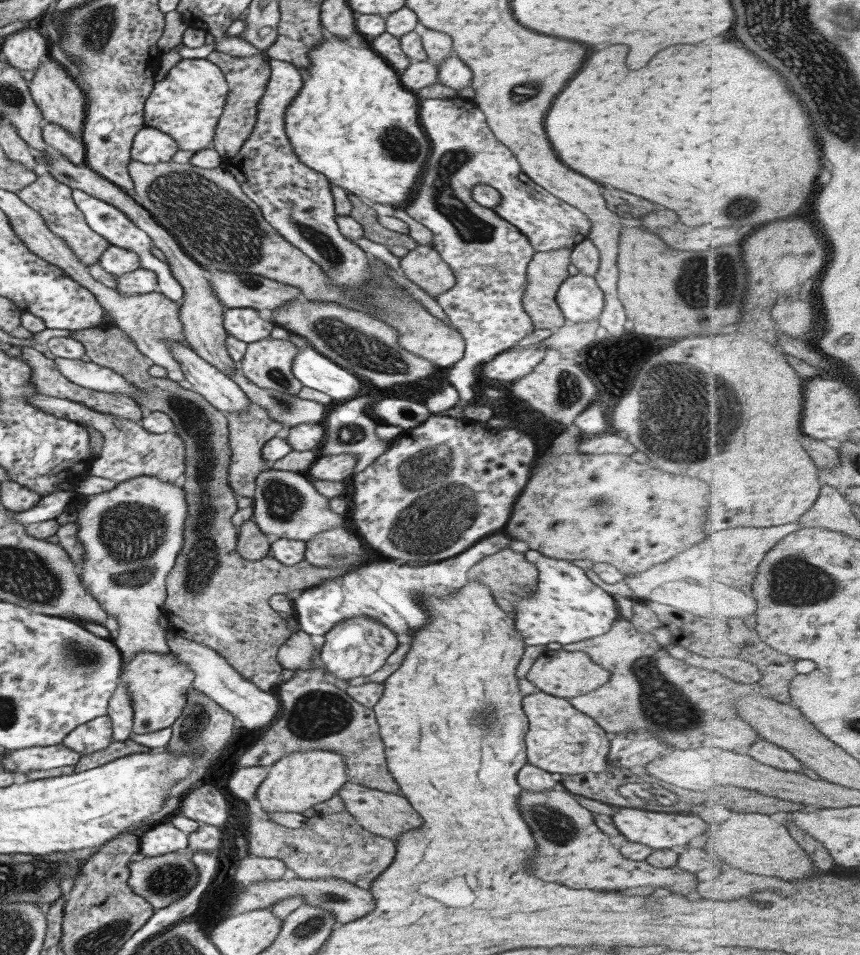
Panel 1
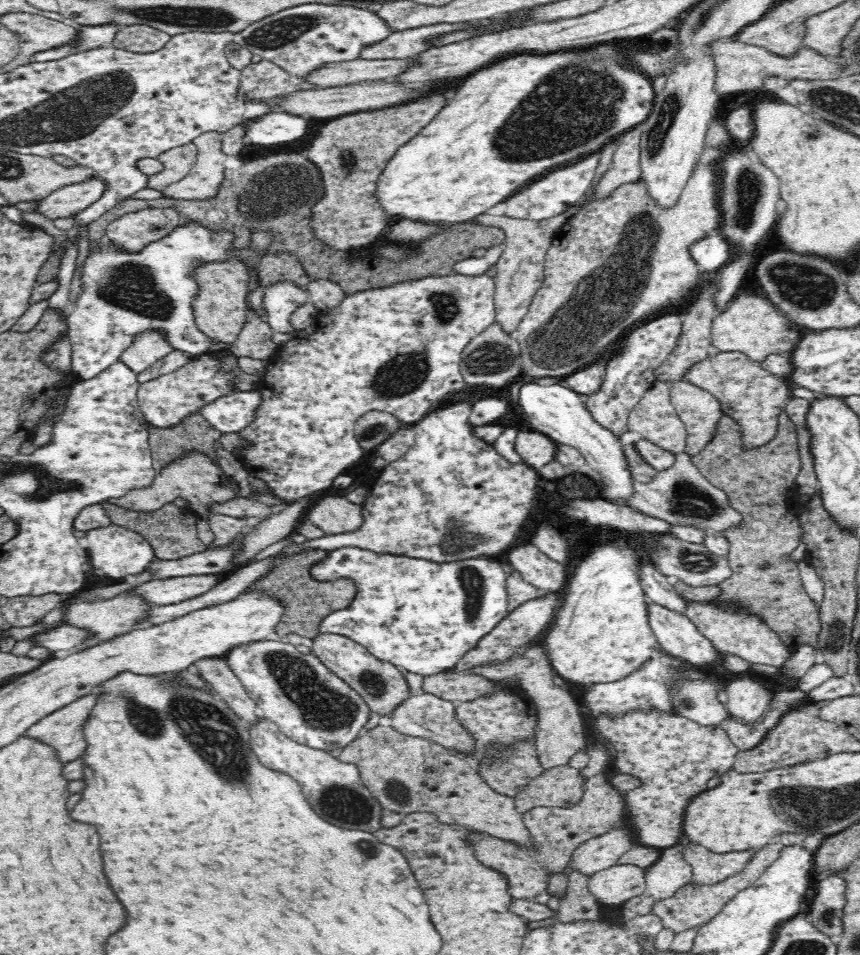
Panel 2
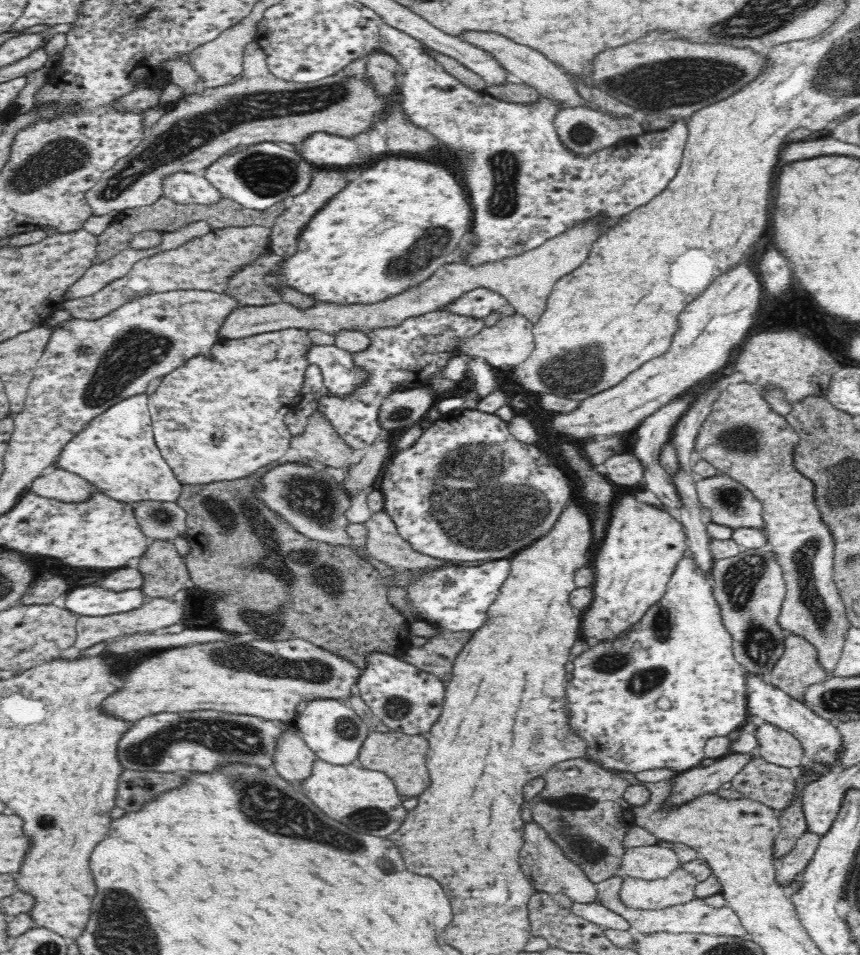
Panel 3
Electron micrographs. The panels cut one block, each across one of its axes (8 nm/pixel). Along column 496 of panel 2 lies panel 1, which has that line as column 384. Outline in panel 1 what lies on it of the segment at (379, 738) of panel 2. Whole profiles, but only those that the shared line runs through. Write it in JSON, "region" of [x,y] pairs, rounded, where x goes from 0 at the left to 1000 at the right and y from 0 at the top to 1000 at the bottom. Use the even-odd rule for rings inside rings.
{"region":[[[406,818],[395,825],[392,831],[400,839],[401,848],[413,854],[413,858],[423,869],[451,881],[460,882],[465,873],[491,865],[488,852],[474,842],[474,837],[467,831],[444,829]]]}

